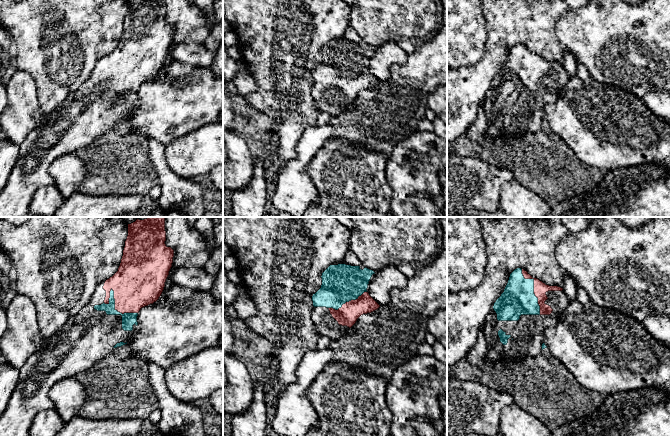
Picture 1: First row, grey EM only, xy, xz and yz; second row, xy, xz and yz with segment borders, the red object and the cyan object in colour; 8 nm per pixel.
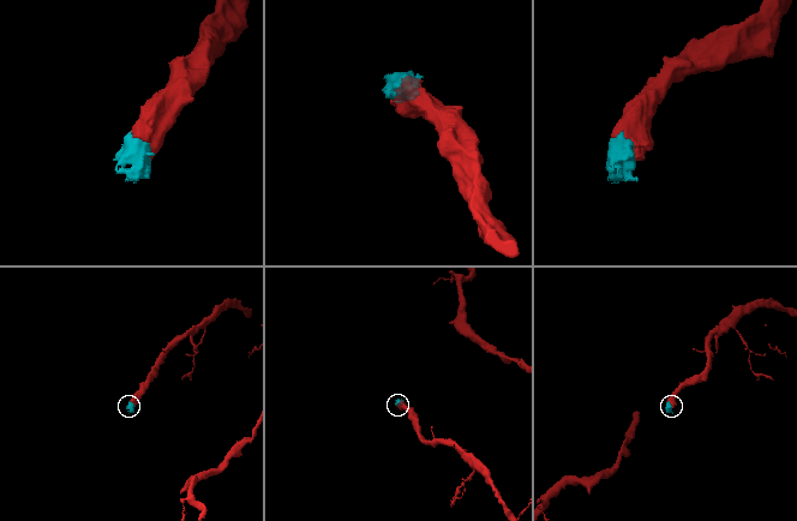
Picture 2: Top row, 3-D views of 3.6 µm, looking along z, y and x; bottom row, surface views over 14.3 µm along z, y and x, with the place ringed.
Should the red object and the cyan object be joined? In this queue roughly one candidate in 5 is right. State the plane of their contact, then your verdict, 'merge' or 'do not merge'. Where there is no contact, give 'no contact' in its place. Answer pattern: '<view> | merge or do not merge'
xy | merge

